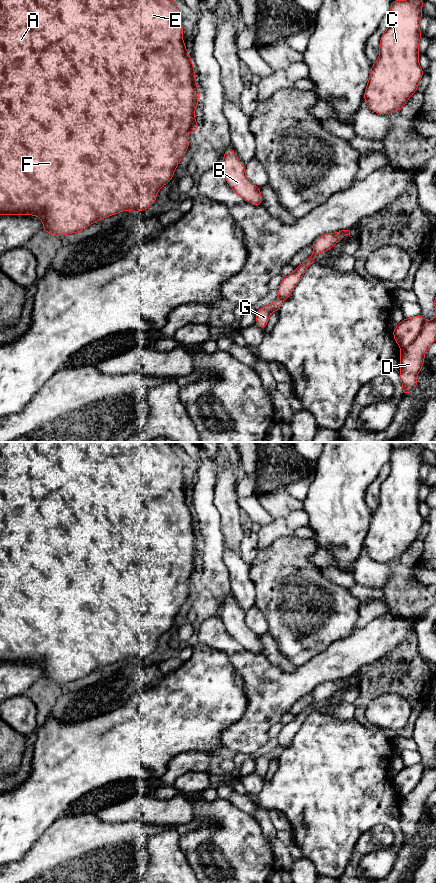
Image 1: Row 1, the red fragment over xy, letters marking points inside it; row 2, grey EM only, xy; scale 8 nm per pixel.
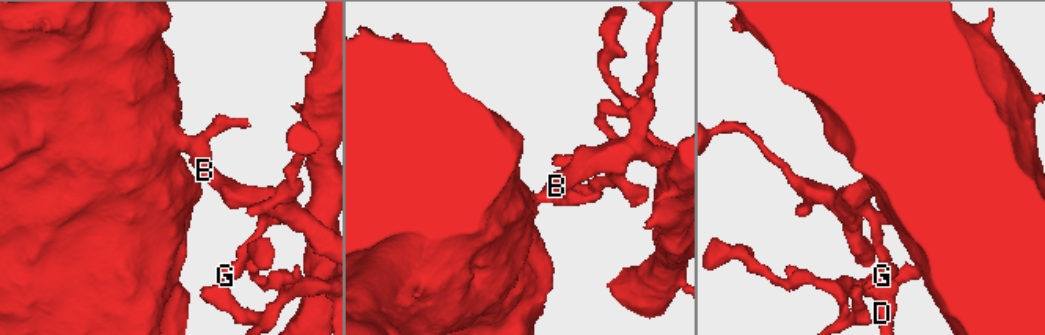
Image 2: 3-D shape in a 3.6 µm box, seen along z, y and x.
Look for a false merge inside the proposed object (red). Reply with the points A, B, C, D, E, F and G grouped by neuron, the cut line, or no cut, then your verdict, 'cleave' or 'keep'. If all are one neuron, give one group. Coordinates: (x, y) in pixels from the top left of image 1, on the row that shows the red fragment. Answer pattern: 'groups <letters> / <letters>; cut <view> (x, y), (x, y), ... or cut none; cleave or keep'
groups A B D E F / C G; cut xy (424, 320), (420, 334), (410, 344), (401, 349); cleave

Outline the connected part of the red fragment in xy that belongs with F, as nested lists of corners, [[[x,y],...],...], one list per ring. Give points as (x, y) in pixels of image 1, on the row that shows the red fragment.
[[[0,0],[0,215],[33,215],[42,220],[43,231],[54,236],[79,233],[100,219],[129,210],[141,212],[156,201],[158,191],[168,184],[189,149],[188,132],[198,132],[195,108],[199,91],[195,70],[183,41],[183,16],[173,0]]]

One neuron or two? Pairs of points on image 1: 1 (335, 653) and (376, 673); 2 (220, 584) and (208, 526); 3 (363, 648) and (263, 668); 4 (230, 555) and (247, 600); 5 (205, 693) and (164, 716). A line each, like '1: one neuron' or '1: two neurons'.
1: two neurons
2: one neuron
3: one neuron
4: one neuron
5: one neuron

